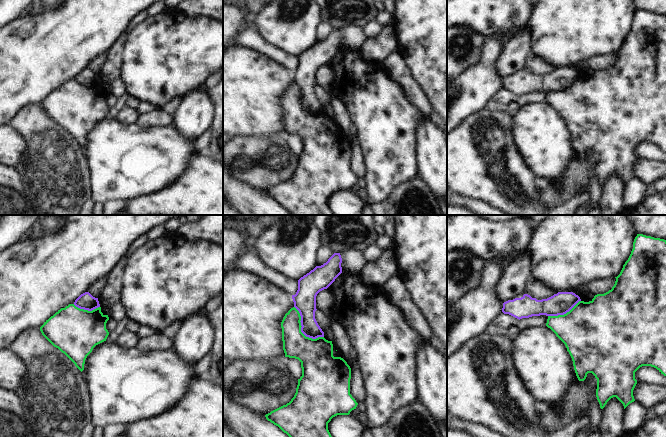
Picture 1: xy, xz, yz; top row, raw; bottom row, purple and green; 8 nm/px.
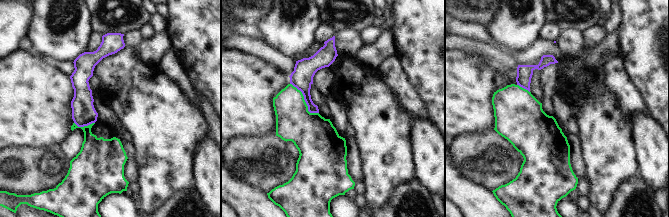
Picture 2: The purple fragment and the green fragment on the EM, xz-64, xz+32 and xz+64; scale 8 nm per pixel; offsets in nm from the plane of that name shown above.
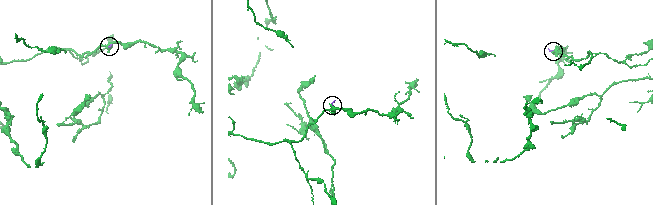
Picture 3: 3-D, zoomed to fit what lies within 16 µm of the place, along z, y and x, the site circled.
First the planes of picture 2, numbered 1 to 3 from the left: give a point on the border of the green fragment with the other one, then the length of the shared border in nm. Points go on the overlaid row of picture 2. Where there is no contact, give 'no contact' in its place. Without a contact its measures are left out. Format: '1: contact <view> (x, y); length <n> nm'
1: contact xz-64 (84, 125); length 170 nm
2: contact xz+32 (305, 101); length 340 nm
3: contact xz+64 (523, 87); length 120 nm

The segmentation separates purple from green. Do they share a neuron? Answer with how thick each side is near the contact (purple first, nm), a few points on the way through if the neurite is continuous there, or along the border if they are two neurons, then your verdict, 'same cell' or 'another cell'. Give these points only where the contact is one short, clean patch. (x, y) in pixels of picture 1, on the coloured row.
180 nm thick on the purple side, 280 nm on the other; border along xz (294, 306), (300, 316), (301, 331), (312, 338), (323, 337); another cell

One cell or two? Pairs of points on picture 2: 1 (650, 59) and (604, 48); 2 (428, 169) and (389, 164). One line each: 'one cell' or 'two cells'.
1: two cells
2: two cells

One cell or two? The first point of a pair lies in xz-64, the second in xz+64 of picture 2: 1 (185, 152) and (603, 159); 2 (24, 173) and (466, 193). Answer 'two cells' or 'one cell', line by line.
1: one cell
2: two cells

